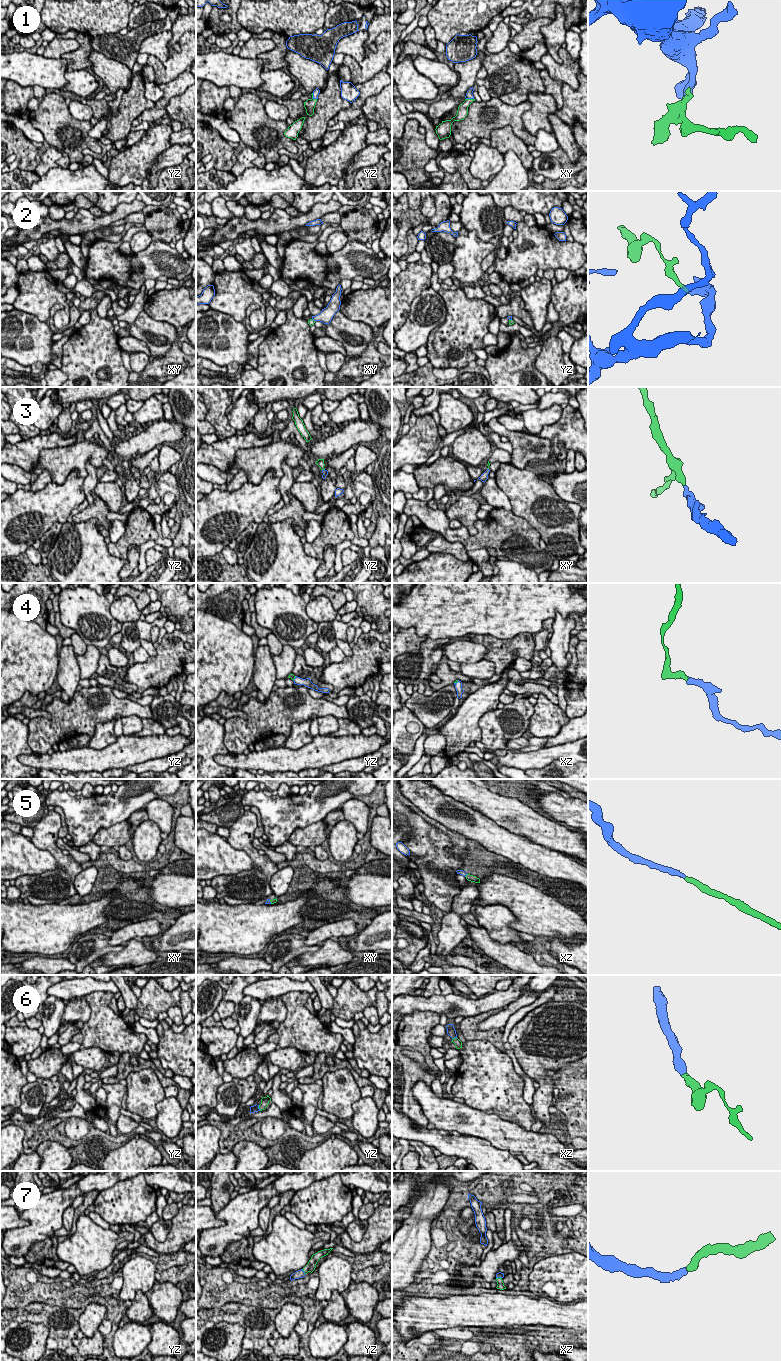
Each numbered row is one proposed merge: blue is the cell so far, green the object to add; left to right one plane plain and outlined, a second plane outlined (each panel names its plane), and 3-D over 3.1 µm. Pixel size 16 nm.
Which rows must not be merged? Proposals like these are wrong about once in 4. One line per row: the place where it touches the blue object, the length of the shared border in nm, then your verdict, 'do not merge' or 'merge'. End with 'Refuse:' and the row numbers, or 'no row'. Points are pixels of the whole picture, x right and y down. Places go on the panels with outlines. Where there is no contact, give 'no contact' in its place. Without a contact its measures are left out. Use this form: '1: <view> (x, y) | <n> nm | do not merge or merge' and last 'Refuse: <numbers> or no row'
1: xy (470, 98) | 130 nm | merge
2: xy (313, 319) | 70 nm | do not merge
3: yz (324, 469) | 60 nm | merge
4: xz (457, 682) | 100 nm | merge
5: xy (270, 902) | 70 nm | merge
6: yz (258, 1108) | 100 nm | merge
7: yz (303, 1271) | 100 nm | merge
Refuse: 2

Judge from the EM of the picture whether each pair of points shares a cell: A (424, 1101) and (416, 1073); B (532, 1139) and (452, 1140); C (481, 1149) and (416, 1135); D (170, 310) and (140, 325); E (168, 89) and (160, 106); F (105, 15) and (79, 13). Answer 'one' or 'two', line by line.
A: two
B: two
C: one
D: two
E: one
F: one

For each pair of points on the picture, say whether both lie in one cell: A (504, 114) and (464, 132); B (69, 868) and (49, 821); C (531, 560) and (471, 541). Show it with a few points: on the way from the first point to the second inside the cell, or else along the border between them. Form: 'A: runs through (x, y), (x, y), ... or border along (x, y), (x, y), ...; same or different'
A: runs through (494, 124), (474, 126); same
B: runs through (59, 856), (49, 844), (49, 833); same
C: runs through (516, 551), (511, 551), (501, 541), (486, 541); same

